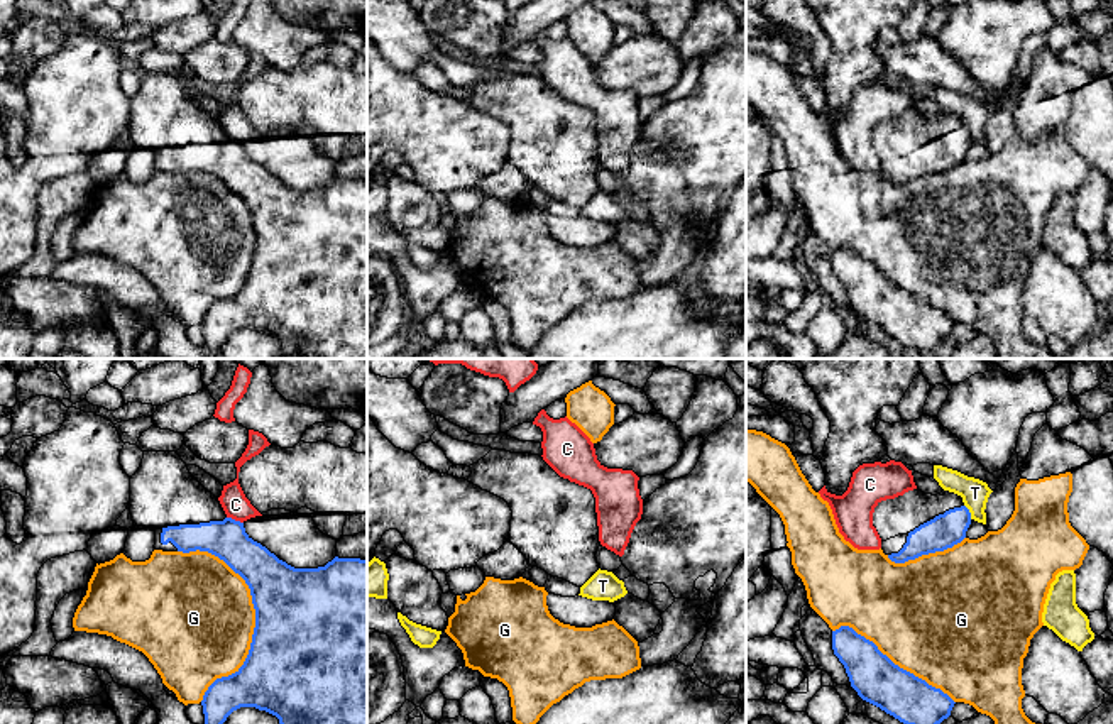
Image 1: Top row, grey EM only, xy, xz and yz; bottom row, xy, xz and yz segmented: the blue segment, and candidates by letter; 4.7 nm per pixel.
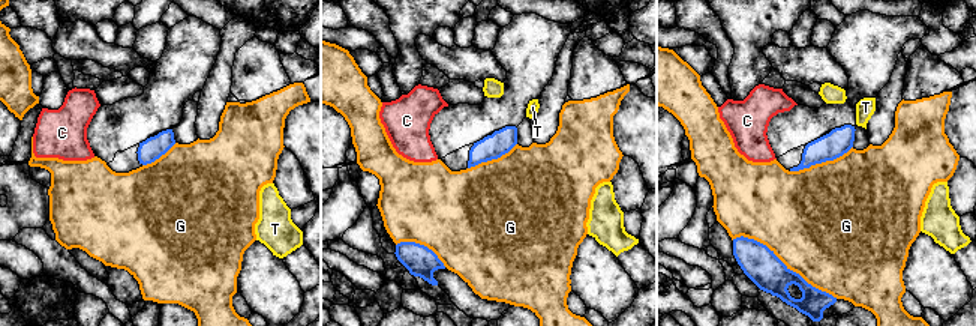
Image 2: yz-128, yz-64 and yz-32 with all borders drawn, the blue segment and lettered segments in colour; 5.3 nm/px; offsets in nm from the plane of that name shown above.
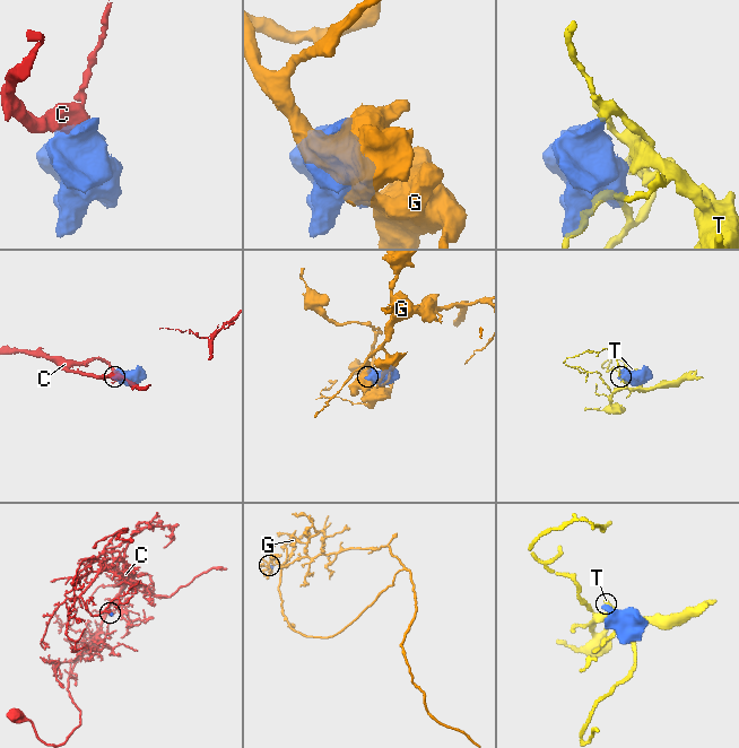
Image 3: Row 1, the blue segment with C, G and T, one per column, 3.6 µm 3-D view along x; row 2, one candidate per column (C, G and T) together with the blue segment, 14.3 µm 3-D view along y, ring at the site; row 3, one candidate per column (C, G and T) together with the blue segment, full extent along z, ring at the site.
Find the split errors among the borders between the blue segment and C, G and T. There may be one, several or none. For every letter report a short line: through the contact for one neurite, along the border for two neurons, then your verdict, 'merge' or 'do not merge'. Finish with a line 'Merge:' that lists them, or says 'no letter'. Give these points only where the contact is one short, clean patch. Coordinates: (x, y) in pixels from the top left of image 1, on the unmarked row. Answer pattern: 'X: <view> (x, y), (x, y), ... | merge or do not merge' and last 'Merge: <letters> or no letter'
C: xy (227, 137), (242, 144) | do not merge
G: do not merge
T: do not merge
Merge: no letter

